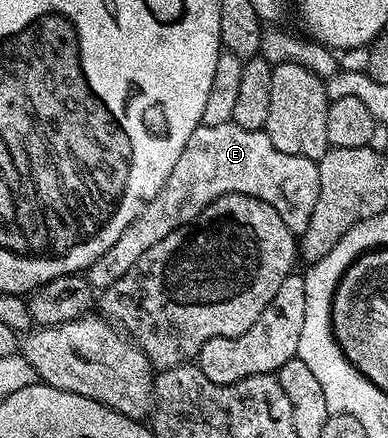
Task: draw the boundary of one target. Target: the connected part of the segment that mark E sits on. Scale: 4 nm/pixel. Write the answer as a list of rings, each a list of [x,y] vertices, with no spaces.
[[[232,122],[223,126],[207,126],[202,124],[187,138],[187,146],[183,146],[183,154],[179,154],[179,162],[171,169],[171,174],[167,174],[167,182],[155,194],[155,198],[146,200],[143,210],[119,234],[115,246],[107,250],[103,256],[100,256],[87,269],[87,281],[93,290],[104,290],[123,276],[135,262],[155,242],[163,242],[167,234],[171,234],[179,226],[191,224],[196,221],[200,212],[202,212],[212,200],[218,200],[221,196],[227,194],[243,194],[256,200],[267,202],[287,222],[287,226],[294,234],[300,234],[307,230],[307,222],[311,222],[311,213],[315,211],[315,202],[319,199],[319,170],[317,161],[299,158],[295,154],[283,154],[283,150],[275,150],[271,146],[271,138],[267,138],[264,130],[256,132],[255,130],[243,130],[243,126]]]

